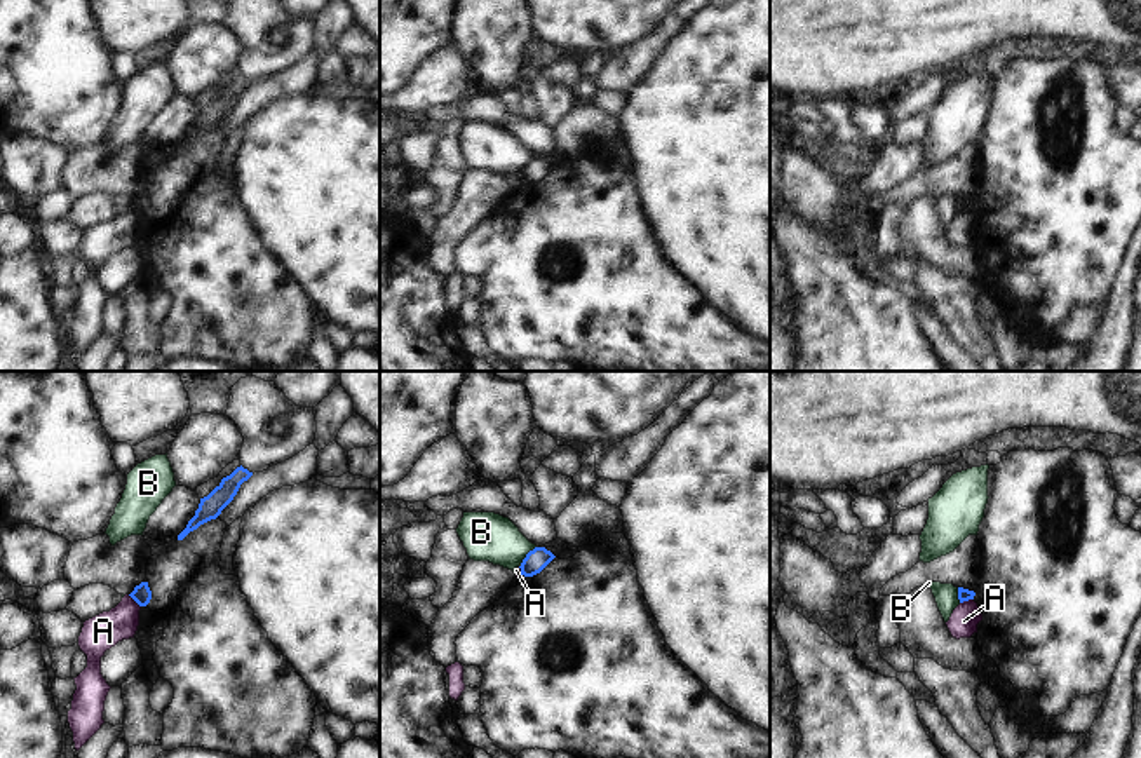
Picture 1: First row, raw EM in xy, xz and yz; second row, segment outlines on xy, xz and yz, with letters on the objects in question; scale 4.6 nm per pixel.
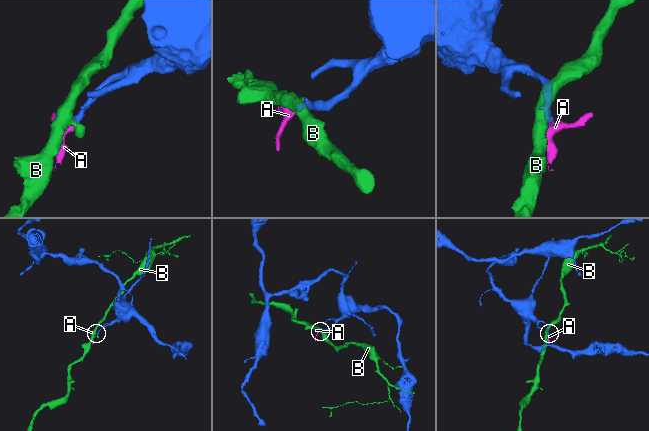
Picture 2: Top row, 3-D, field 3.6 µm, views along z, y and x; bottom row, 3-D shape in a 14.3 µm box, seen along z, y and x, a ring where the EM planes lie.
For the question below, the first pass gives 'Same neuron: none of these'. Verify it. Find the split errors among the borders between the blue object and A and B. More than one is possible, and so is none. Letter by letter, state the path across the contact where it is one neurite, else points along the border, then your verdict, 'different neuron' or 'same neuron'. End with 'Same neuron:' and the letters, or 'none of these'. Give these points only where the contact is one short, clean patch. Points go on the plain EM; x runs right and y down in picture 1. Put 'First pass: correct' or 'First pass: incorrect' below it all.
A: border yz (972, 208), (960, 213); different neuron
B: border xz (535, 155), (519, 176); different neuron
Same neuron: none of these
First pass: correct

